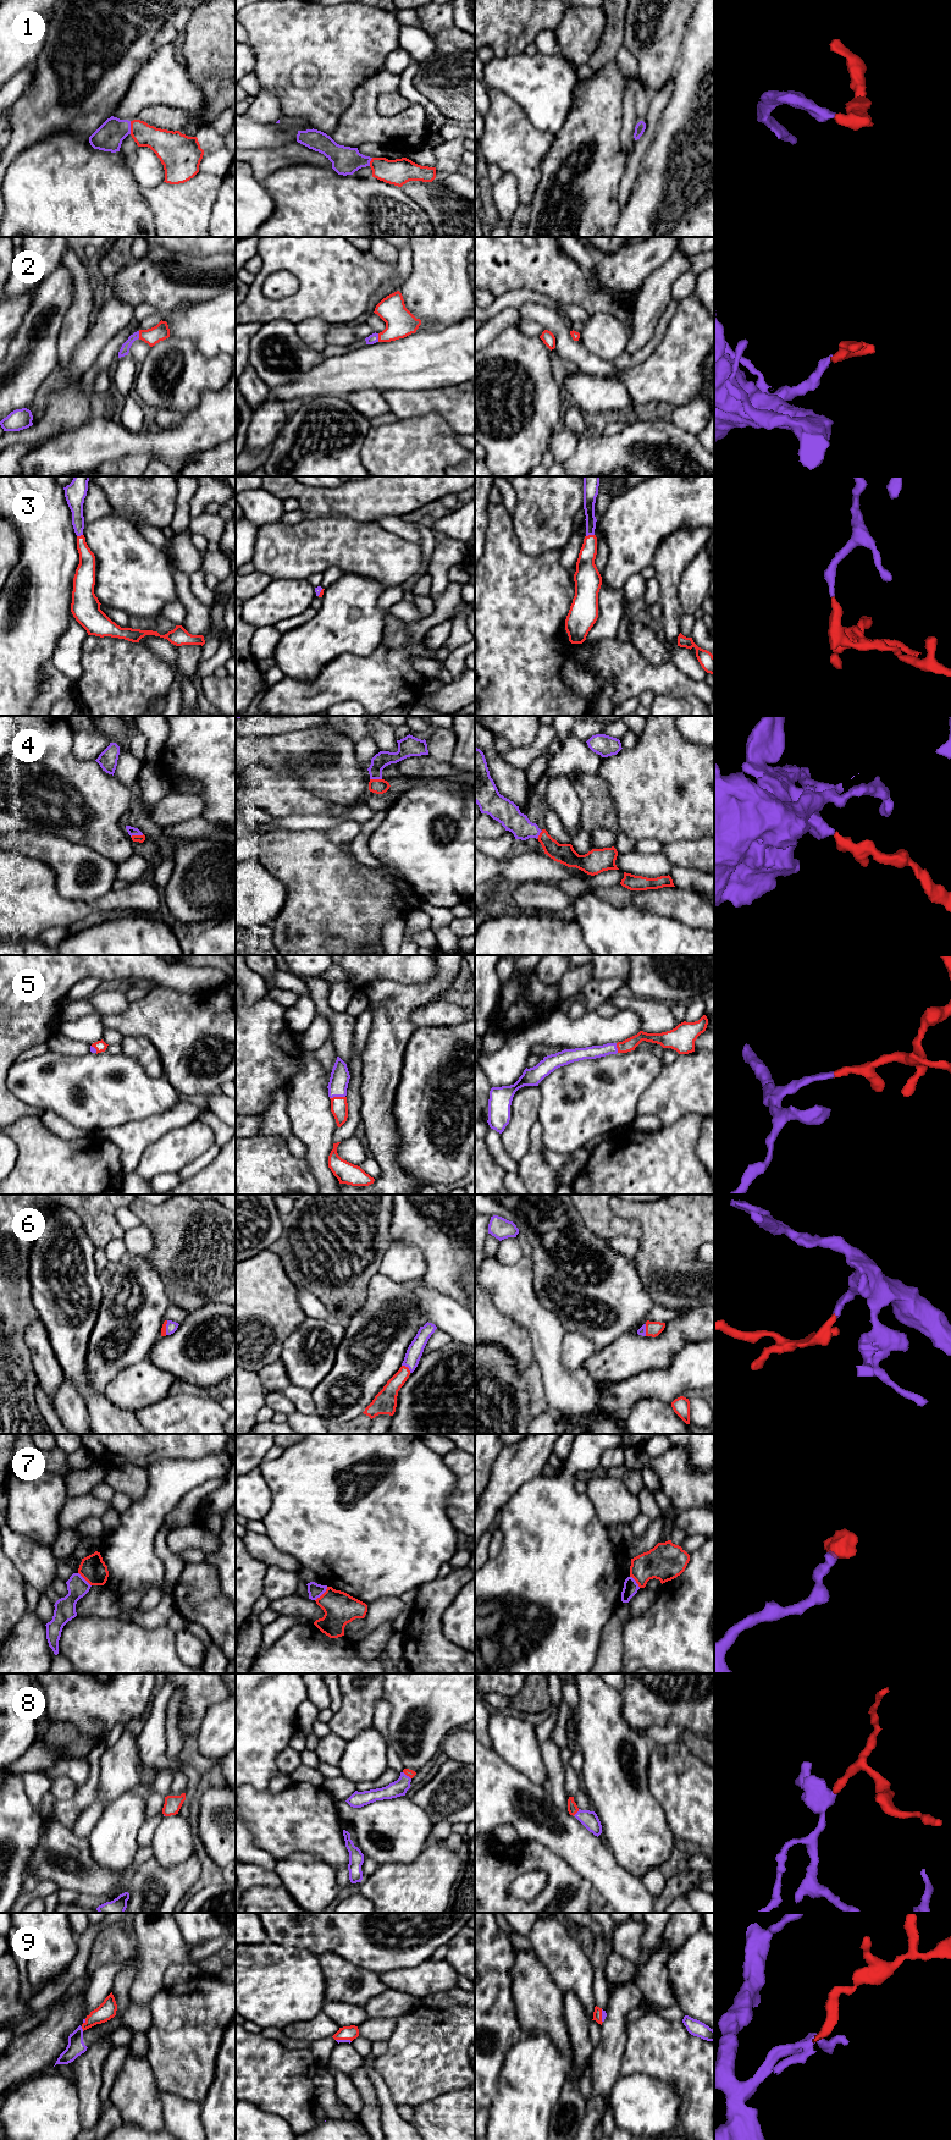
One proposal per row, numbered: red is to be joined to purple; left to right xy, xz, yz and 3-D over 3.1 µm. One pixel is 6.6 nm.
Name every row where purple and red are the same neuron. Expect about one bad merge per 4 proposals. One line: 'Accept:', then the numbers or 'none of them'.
Accept: 1, 2, 3, 4, 5, 6, 8, 9

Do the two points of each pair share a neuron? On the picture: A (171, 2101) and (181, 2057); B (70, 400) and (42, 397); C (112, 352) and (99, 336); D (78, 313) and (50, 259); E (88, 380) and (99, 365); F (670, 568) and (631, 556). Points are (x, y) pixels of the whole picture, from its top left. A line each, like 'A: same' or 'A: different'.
A: different
B: different
C: different
D: different
E: same
F: different

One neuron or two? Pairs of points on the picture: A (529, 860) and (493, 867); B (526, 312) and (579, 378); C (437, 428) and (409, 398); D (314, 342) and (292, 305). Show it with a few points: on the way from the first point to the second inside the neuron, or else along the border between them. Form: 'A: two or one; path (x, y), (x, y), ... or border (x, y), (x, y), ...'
A: one; path (520, 867), (502, 867)
B: two; border (571, 364), (584, 371), (598, 375)
C: two; border (398, 419), (437, 412), (449, 426)
D: two; border (296, 323), (321, 318), (329, 325)

